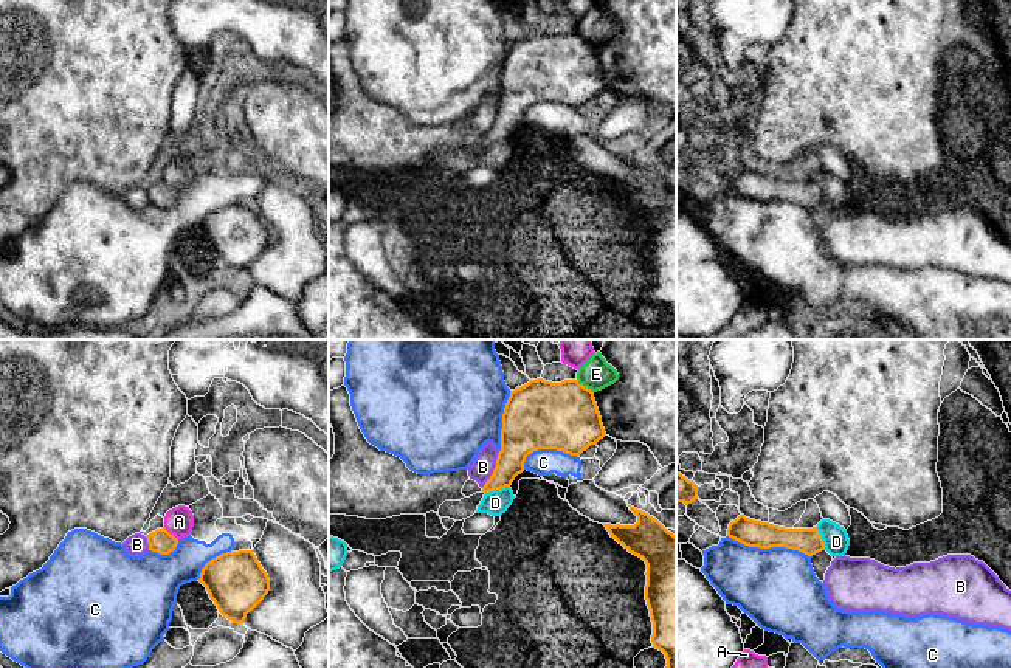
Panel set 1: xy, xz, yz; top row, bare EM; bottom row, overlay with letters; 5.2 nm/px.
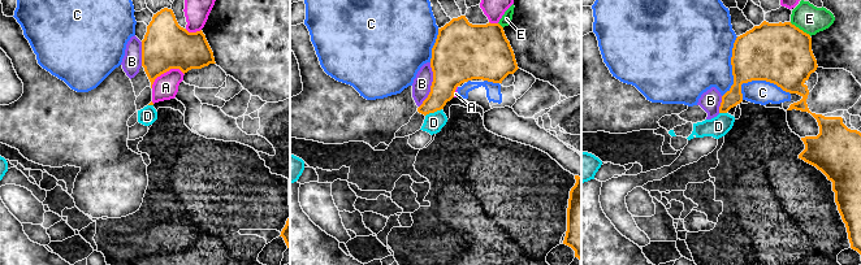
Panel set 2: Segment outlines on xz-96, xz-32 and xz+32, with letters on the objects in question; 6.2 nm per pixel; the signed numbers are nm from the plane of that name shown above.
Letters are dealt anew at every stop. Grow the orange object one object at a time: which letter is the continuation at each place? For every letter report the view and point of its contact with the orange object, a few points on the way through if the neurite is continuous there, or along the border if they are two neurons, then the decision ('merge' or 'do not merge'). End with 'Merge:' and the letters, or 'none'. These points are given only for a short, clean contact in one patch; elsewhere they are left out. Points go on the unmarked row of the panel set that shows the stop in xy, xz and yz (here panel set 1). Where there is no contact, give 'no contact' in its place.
A: xy (169, 186) | do not merge
B: xz (493, 123) | along xz (498, 106), (493, 126), (481, 140) | do not merge
C: yz (769, 200) | do not merge
D: xz (496, 141) | along xz (509, 138), (486, 146) | do not merge
E: xz (583, 39) | do not merge
Merge: none

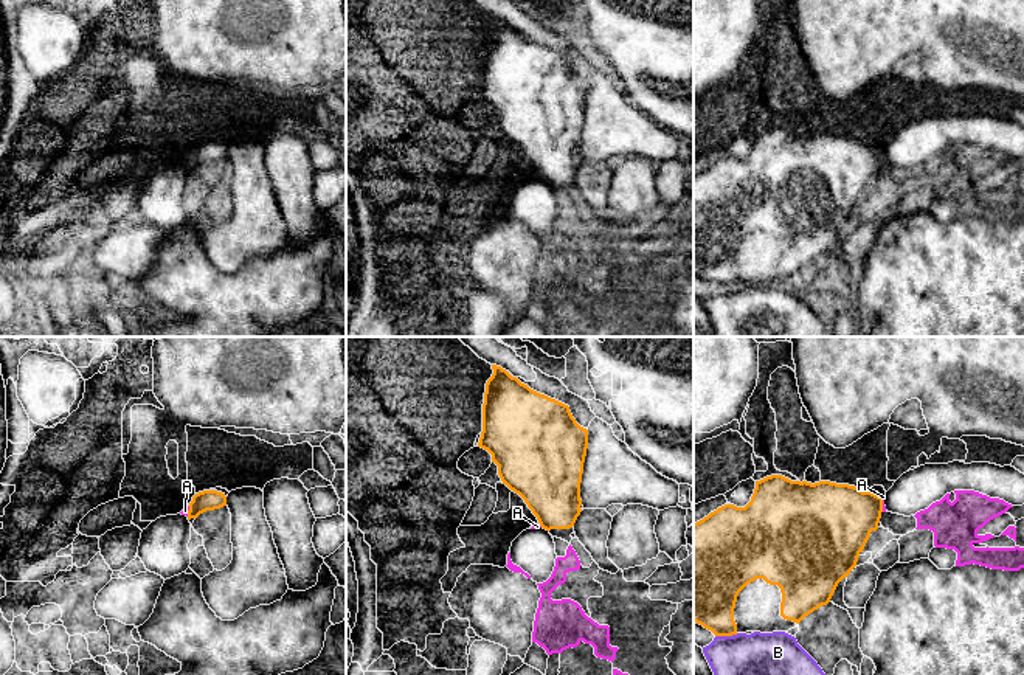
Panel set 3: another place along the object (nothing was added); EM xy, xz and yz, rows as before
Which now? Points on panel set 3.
A: yz (882, 157) | along yz (882, 151), (883, 163) | do not merge
B: yz (726, 287) | do not merge
Merge: none

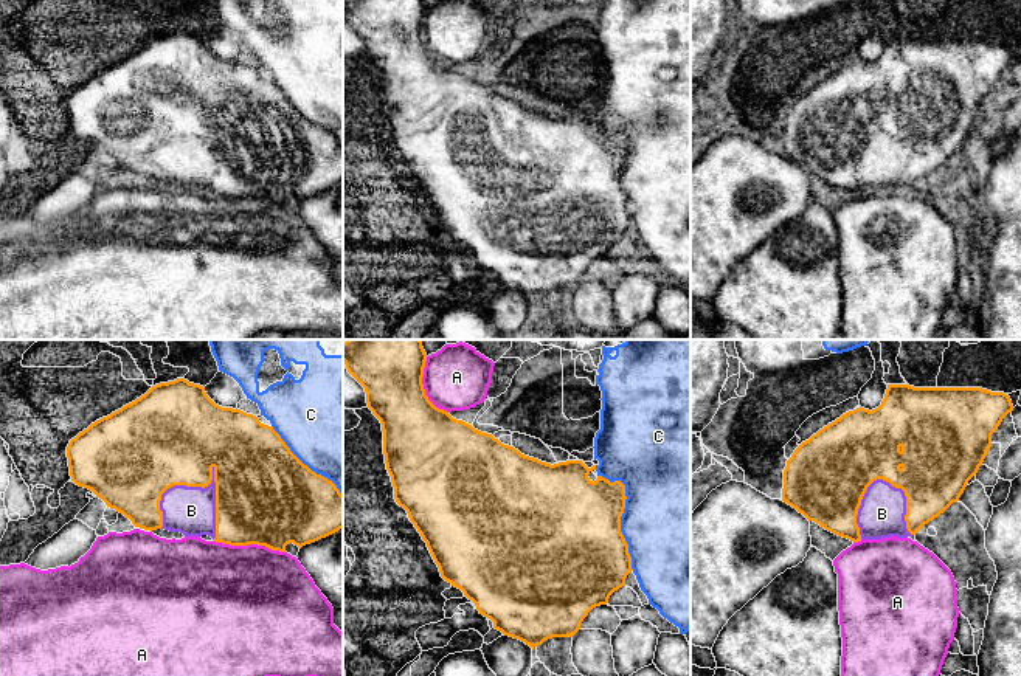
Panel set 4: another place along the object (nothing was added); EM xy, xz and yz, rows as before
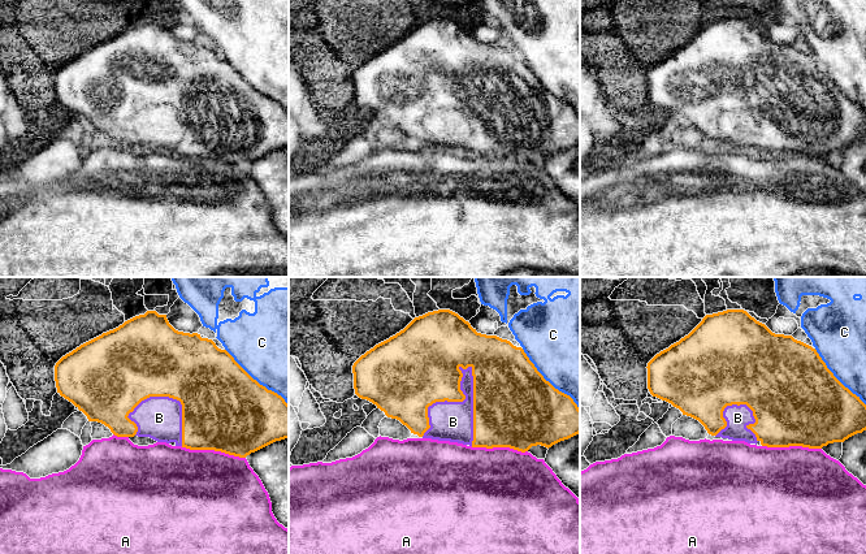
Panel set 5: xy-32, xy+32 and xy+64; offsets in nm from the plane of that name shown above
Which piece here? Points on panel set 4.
A: xy (250, 196) | do not merge
B: xy (177, 137) | merge
C: xz (621, 168) | do not merge
Merge: B

